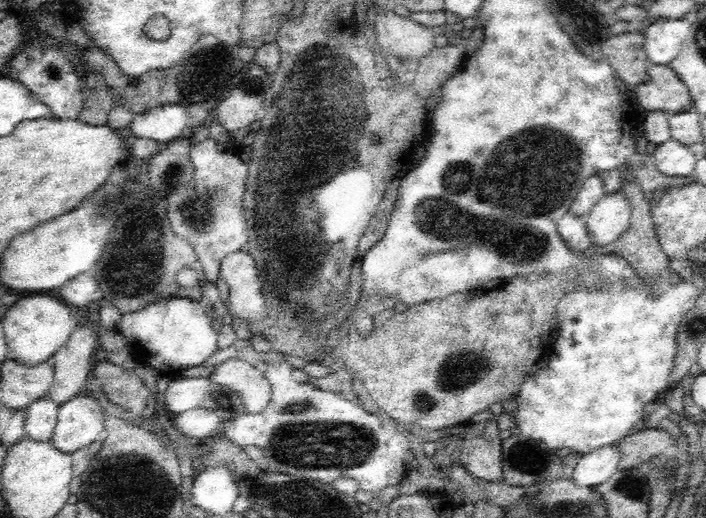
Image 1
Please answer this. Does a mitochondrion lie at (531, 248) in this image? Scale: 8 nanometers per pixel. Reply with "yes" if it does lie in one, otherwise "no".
yes

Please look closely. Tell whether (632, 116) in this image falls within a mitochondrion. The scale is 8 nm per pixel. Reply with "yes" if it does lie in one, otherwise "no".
no

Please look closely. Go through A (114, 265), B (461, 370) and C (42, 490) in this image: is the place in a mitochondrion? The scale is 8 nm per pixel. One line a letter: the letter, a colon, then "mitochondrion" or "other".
A: other
B: mitochondrion
C: other

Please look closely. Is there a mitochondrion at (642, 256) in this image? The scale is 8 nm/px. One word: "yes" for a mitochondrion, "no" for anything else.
no

